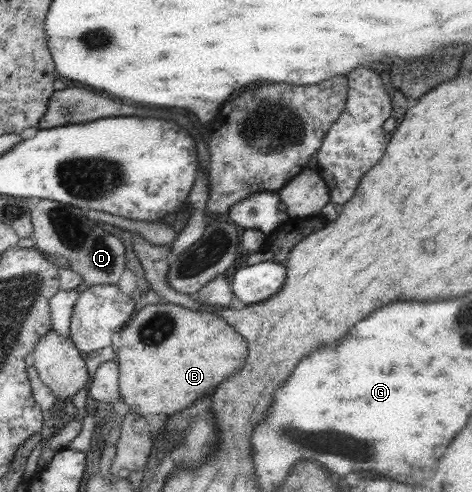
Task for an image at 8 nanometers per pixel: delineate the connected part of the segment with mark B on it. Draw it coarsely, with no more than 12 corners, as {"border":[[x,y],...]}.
{"border":[[147,304],[120,331],[119,393],[167,417],[246,365],[211,311]]}

